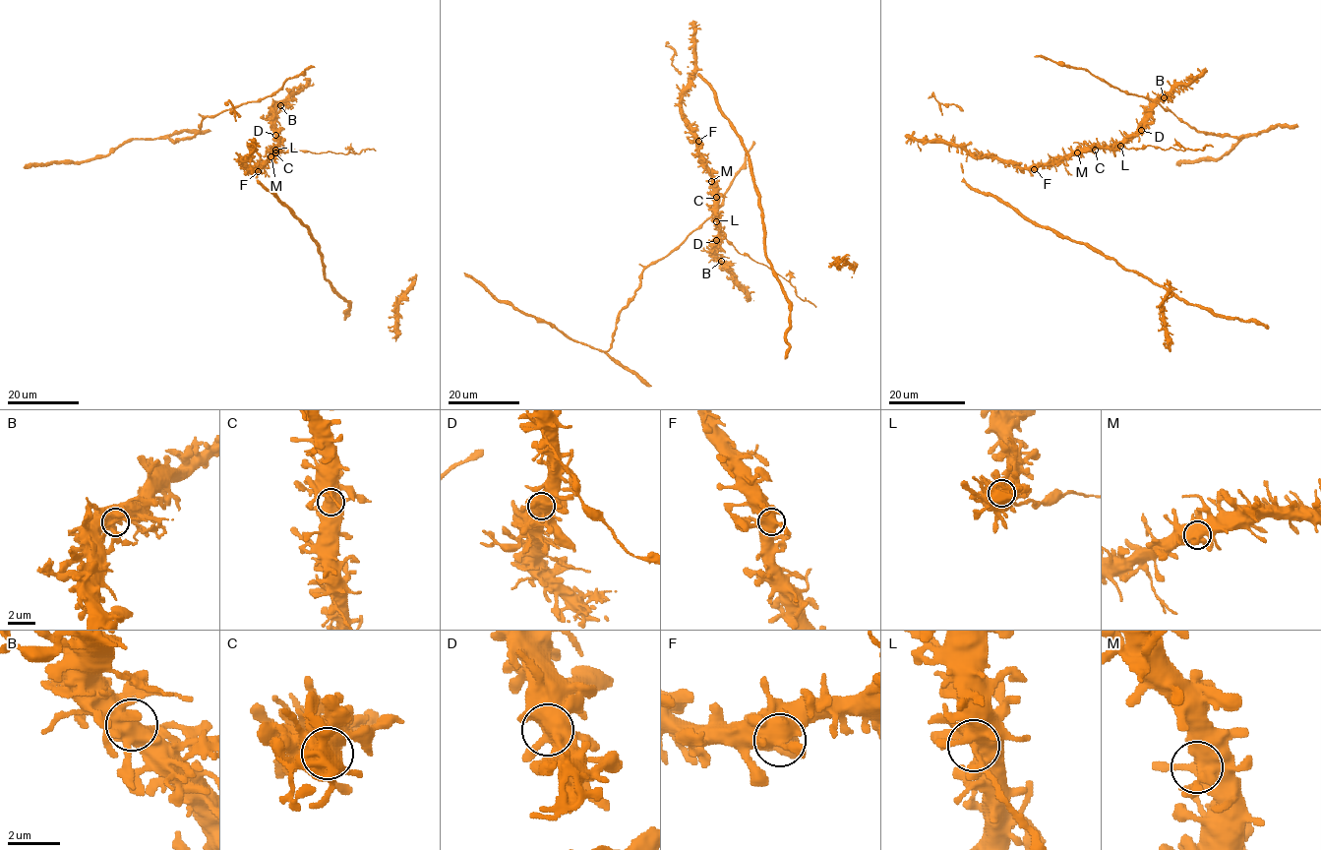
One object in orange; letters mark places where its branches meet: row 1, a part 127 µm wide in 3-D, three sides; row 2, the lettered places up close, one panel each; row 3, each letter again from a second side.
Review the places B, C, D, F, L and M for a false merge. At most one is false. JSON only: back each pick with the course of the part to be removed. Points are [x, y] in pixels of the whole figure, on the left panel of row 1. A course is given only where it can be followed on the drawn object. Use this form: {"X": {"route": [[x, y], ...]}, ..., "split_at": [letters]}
{"L": {"route": [[275, 150], [344, 153], [369, 149], [375, 151]]}, "split_at": ["L"]}

